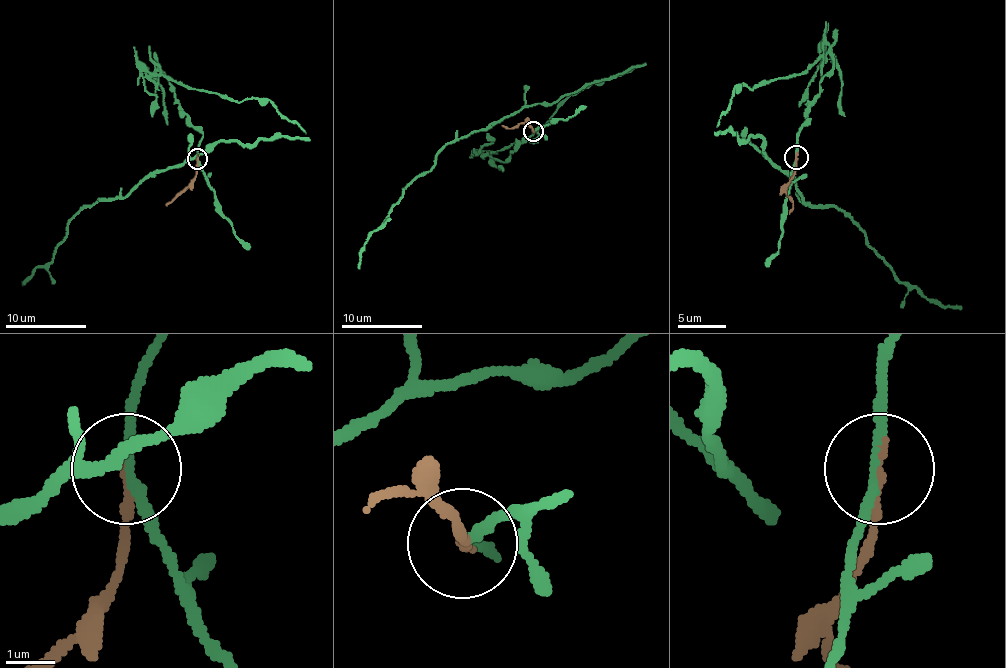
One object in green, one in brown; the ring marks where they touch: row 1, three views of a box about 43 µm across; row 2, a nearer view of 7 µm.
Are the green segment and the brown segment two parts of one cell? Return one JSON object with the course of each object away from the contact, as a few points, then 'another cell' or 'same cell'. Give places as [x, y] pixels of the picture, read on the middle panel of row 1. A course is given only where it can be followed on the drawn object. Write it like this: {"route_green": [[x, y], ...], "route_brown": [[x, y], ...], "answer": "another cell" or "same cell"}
{"route_green": [[532, 132], [494, 158], [570, 96], [641, 65], [448, 144], [365, 241], [359, 269]], "route_brown": [[532, 132], [526, 124], [502, 126]], "answer": "another cell"}

